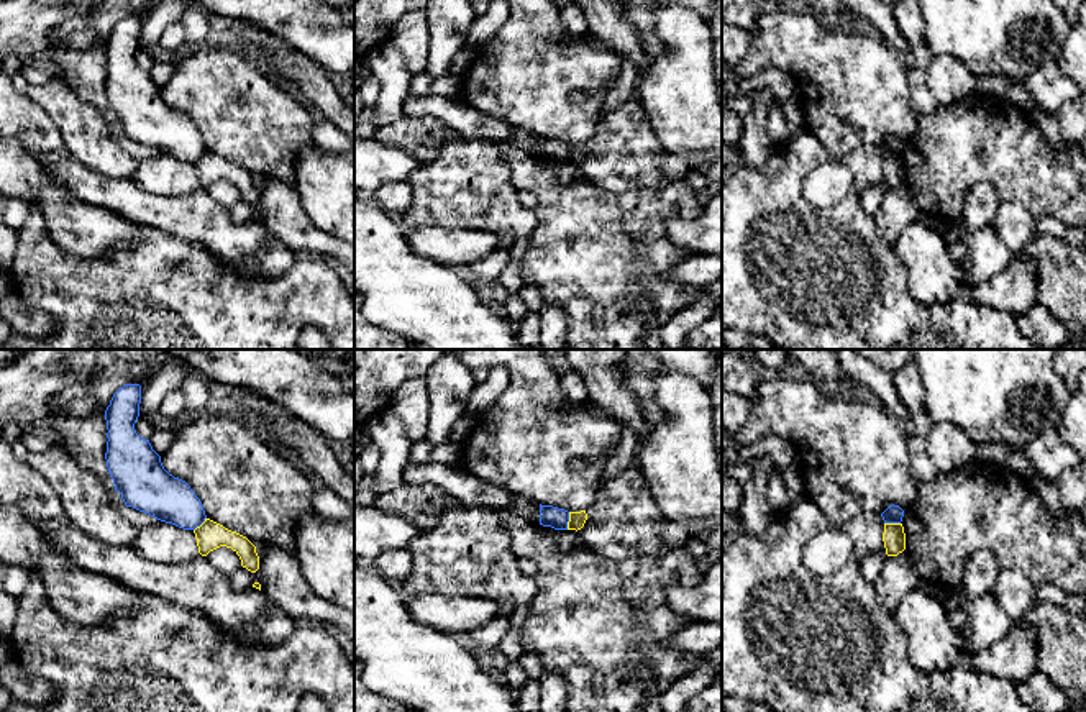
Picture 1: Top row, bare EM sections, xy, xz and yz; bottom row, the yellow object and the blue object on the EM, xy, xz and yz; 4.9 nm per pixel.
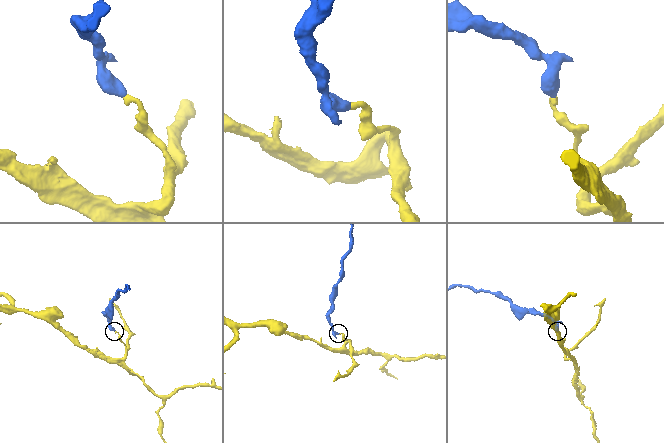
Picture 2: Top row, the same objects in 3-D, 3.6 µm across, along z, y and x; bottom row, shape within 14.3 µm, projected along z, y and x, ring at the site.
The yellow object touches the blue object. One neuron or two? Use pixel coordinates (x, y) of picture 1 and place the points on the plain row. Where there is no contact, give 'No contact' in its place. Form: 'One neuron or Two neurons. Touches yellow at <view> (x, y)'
Two neurons. Touches yellow at xz (570, 153)

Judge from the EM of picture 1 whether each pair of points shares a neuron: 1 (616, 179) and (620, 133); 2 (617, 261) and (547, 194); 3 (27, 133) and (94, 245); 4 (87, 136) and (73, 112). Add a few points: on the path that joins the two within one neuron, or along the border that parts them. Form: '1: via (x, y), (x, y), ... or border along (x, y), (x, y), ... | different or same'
1: via (617, 168), (620, 145) | same
2: via (599, 243), (565, 210) | same
3: border along (23, 145), (79, 197) | different
4: via (82, 130), (74, 118) | same

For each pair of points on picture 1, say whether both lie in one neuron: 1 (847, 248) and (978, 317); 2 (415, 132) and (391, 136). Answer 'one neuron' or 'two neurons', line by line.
1: one neuron
2: one neuron

